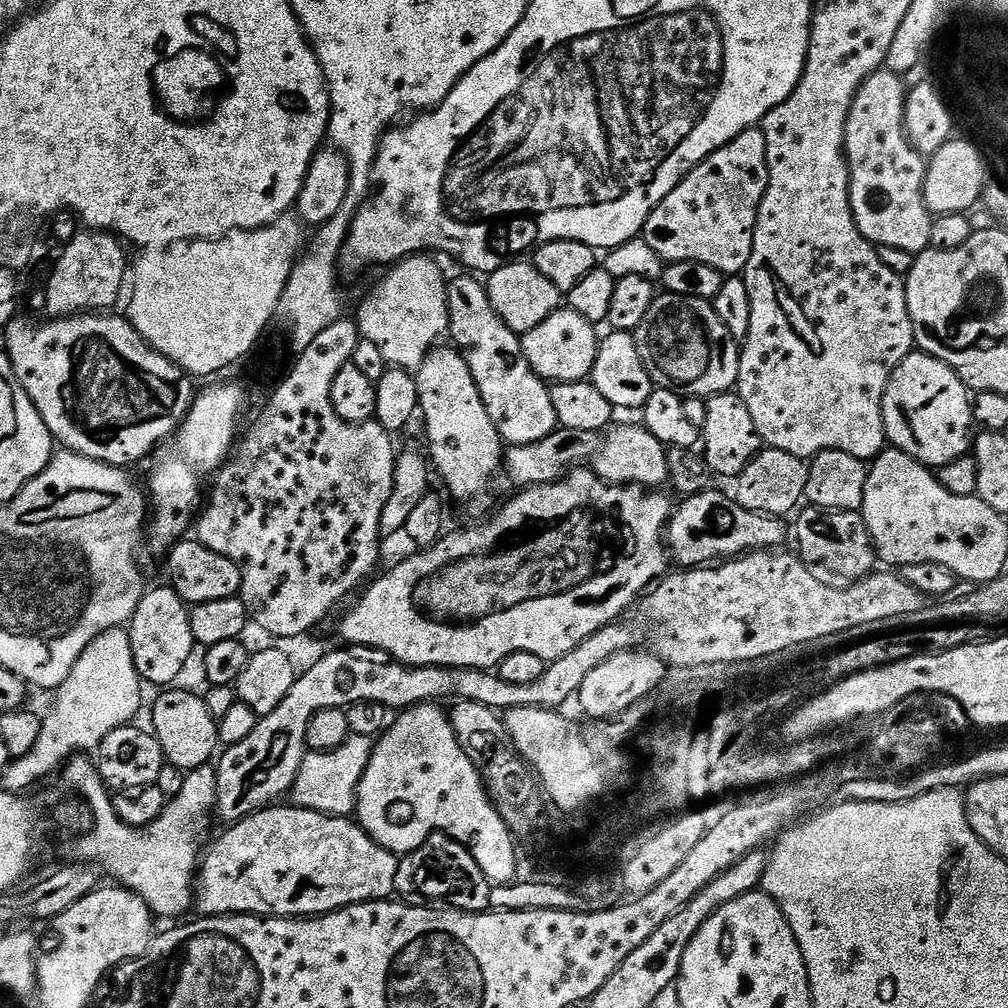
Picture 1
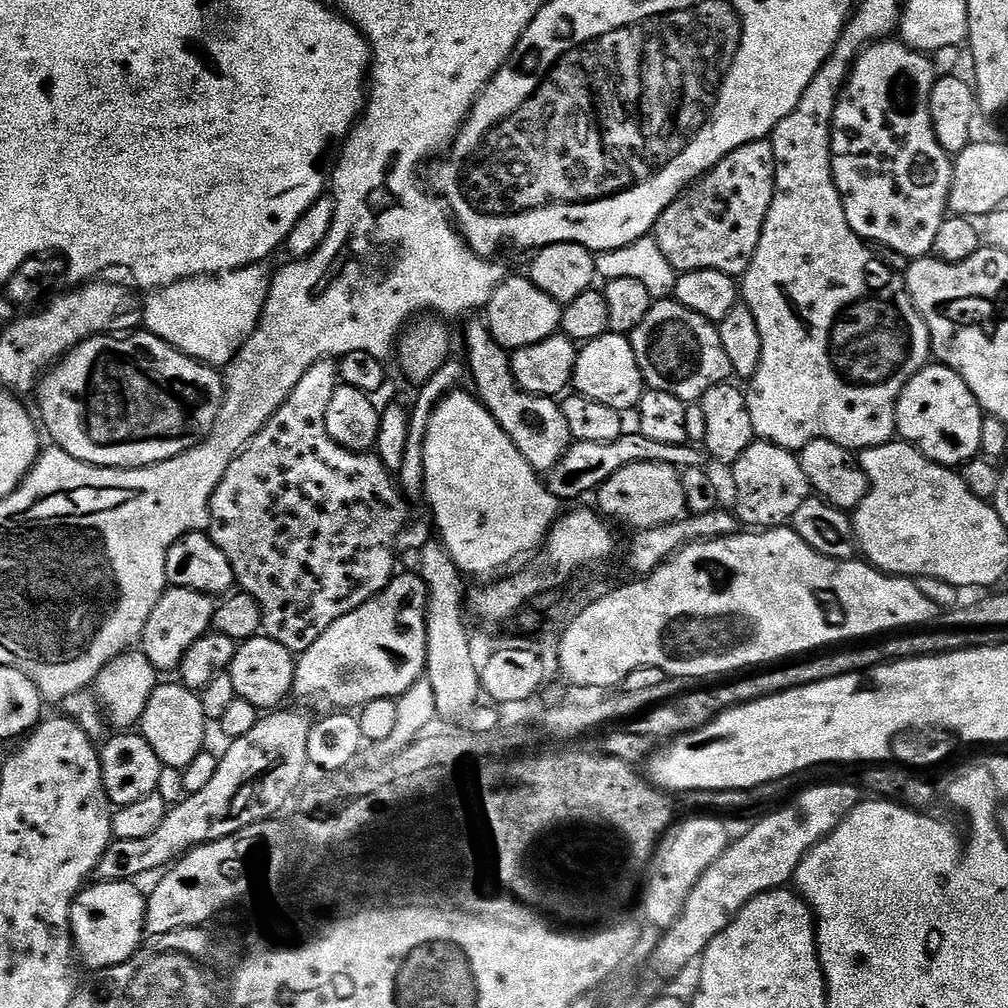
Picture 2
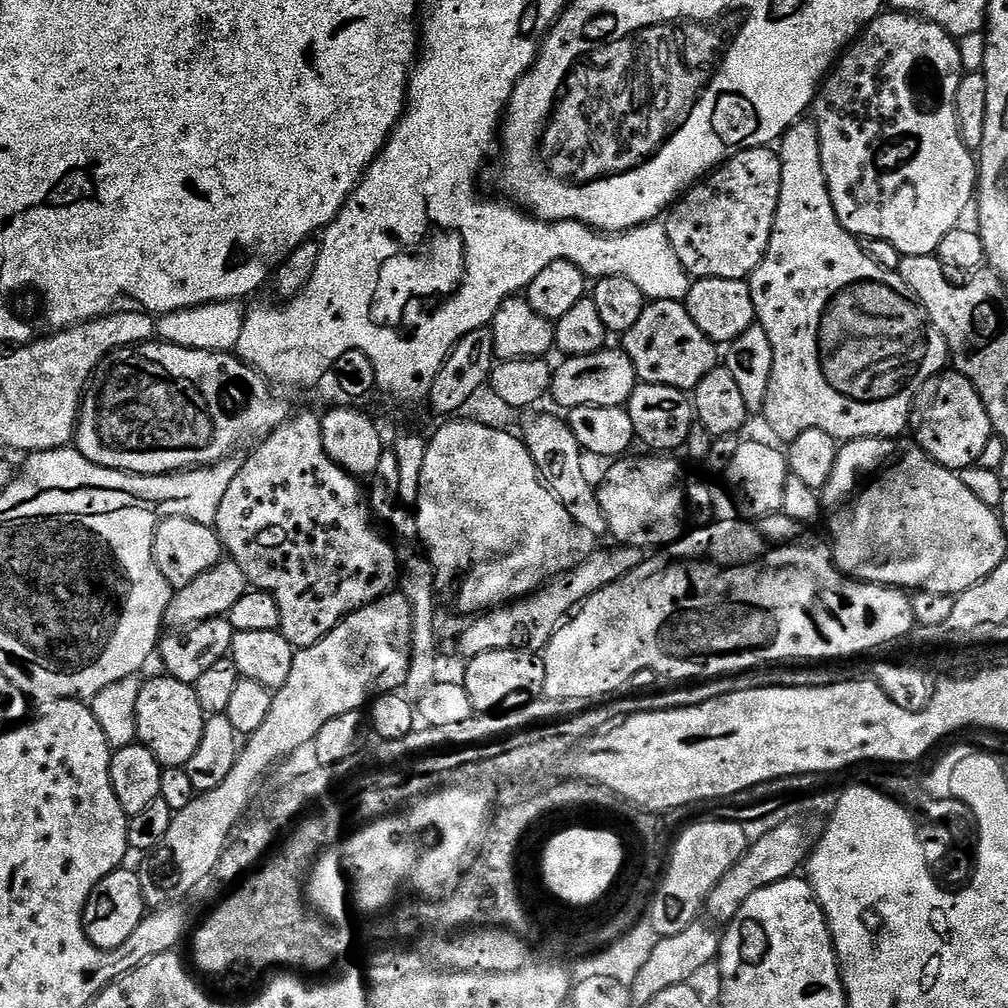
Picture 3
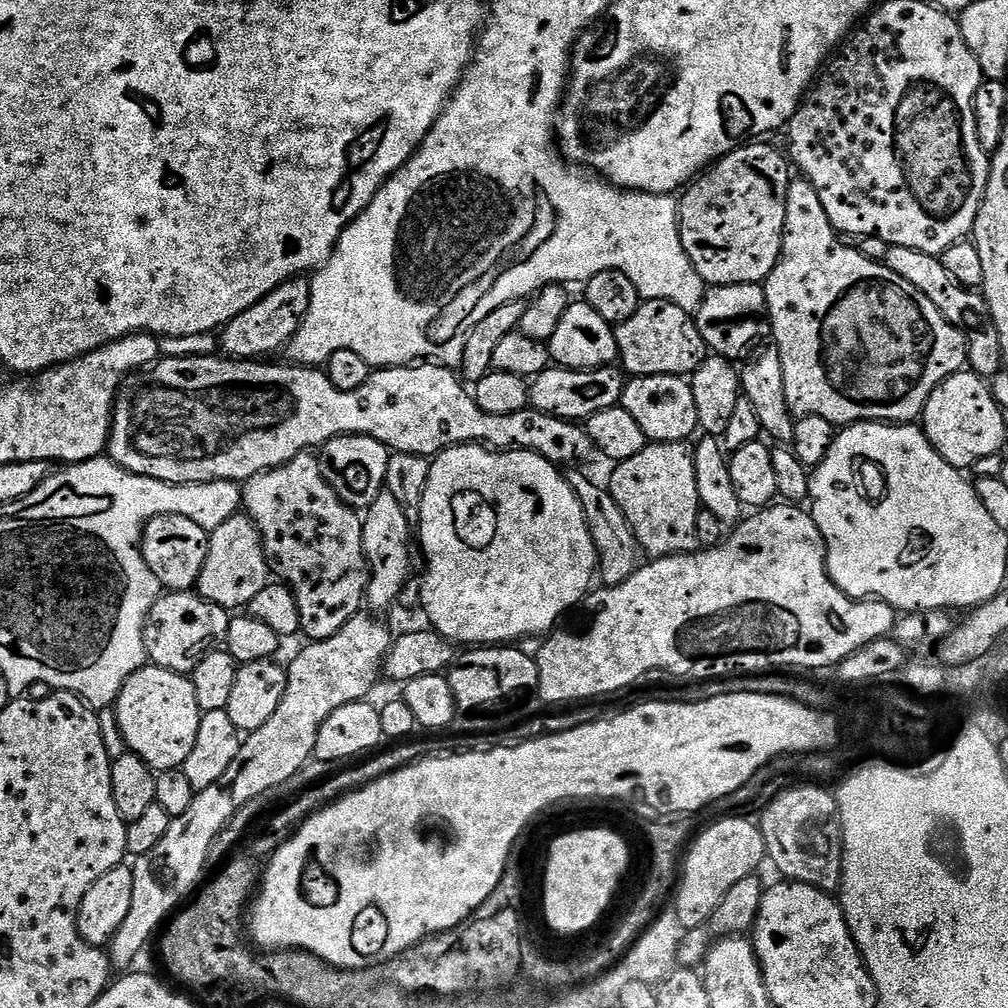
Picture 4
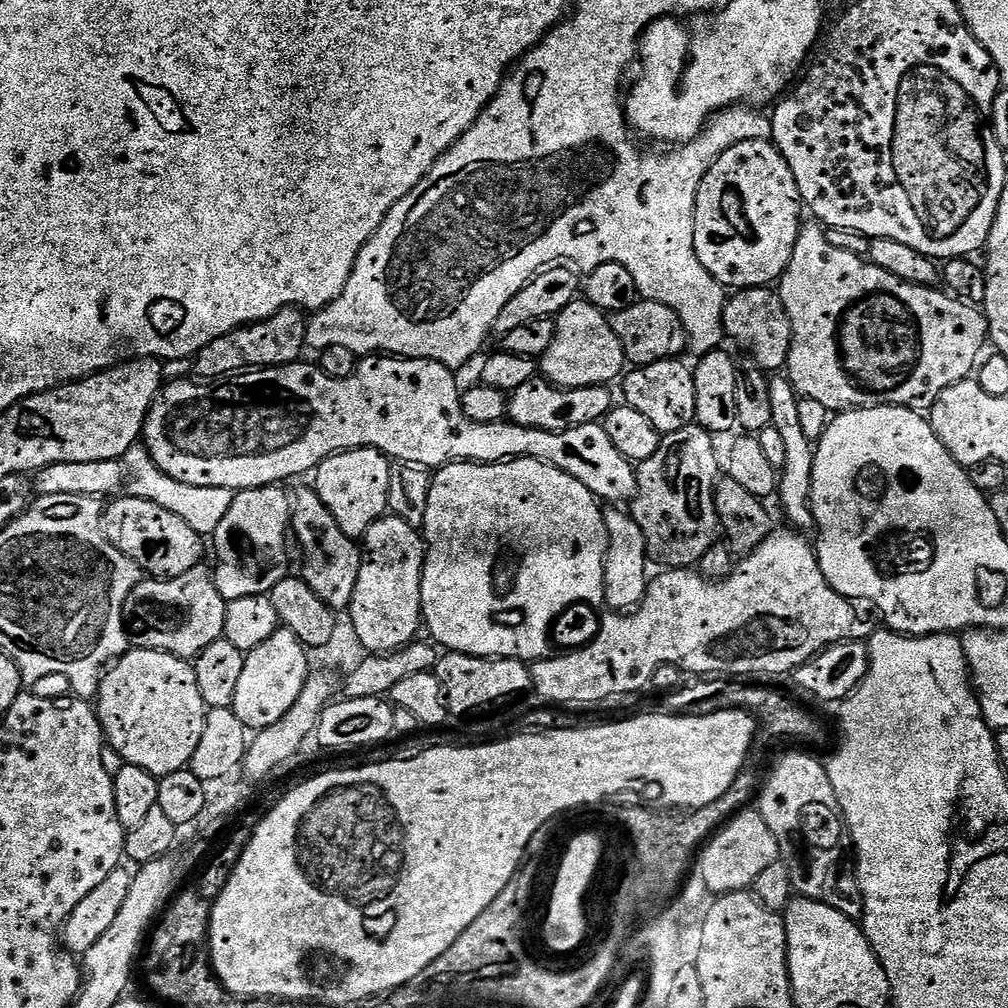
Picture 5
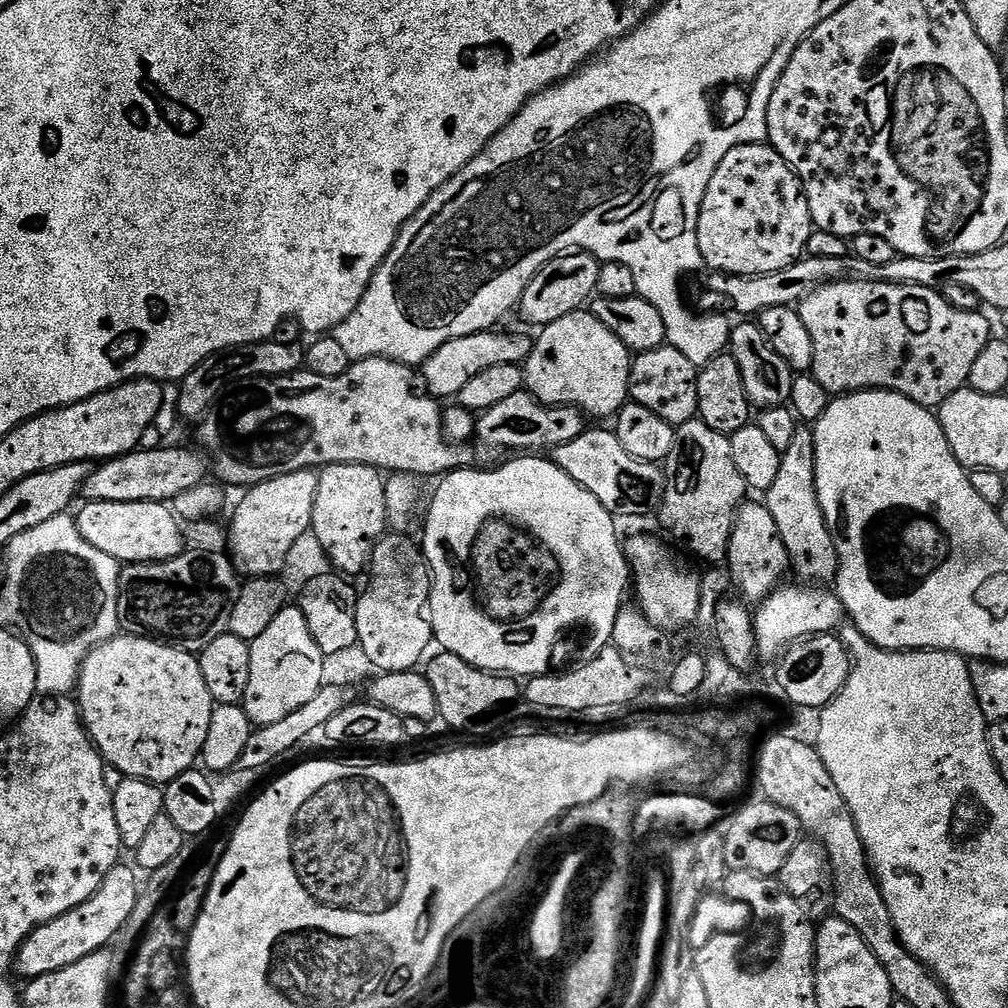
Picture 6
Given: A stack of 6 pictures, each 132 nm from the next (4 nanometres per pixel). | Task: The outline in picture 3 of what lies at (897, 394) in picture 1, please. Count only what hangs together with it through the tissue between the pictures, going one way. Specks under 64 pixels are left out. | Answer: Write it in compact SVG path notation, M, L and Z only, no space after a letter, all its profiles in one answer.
M945 370L922 386L912 408L910 428L913 433L916 431L915 443L929 458L957 474L977 463L988 440L994 436L982 398L978 398L972 383L955 370Z

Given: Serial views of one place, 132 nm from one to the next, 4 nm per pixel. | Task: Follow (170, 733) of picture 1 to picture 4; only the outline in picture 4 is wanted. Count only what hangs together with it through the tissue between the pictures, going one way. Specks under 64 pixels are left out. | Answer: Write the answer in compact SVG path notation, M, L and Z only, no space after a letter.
M155 666L139 668L122 686L114 711L131 755L141 756L156 772L184 767L198 739L202 715L188 676Z

